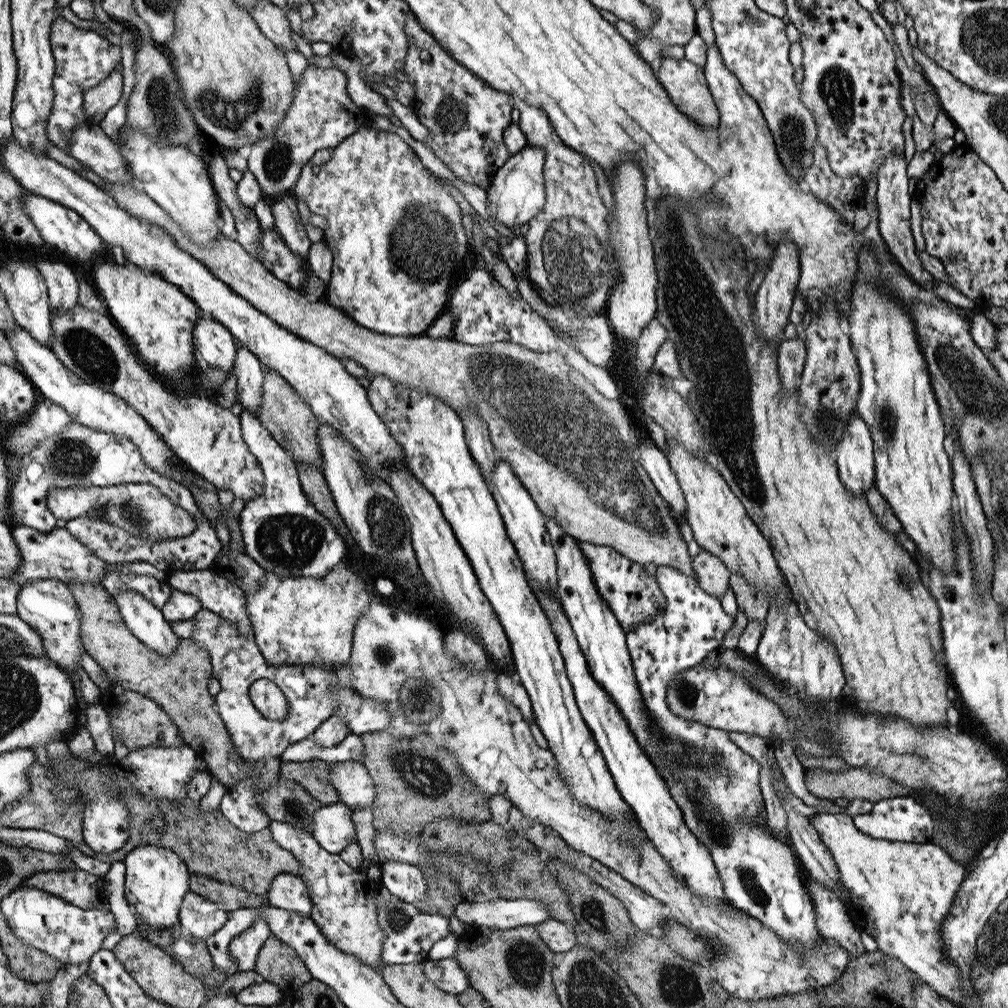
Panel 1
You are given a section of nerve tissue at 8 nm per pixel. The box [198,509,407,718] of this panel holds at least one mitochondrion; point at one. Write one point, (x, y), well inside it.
(290, 539)

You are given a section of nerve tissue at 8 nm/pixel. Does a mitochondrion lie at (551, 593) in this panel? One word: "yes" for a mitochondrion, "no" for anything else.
no

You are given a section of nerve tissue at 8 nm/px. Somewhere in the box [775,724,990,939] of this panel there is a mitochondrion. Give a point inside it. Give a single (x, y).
(959, 830)

